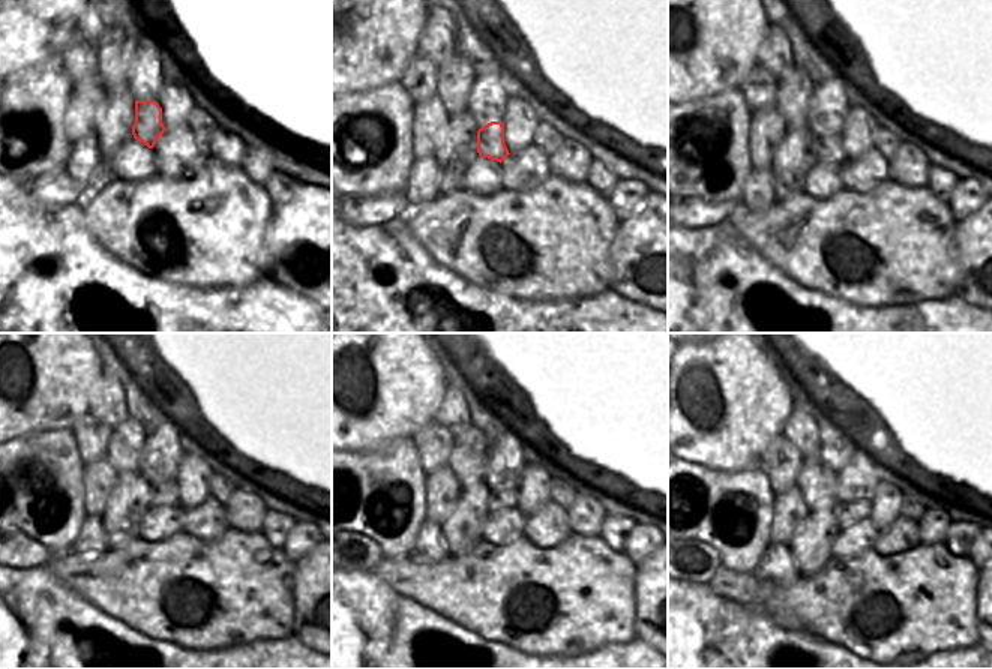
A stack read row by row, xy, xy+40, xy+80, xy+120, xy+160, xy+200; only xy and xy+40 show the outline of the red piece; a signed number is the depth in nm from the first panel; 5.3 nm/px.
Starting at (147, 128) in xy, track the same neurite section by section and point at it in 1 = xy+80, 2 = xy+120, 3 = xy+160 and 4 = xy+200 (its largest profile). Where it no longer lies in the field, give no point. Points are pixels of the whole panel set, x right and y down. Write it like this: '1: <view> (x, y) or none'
1: xy+80 (829, 150)
2: xy+120 (165, 494)
3: xy+160 (505, 498)
4: xy+200 (847, 513)

